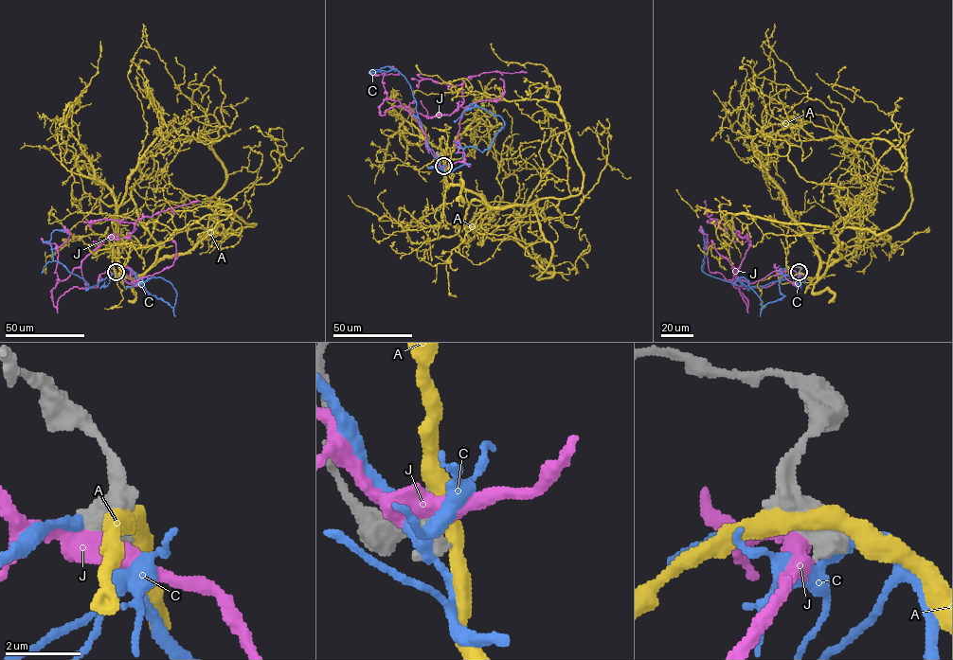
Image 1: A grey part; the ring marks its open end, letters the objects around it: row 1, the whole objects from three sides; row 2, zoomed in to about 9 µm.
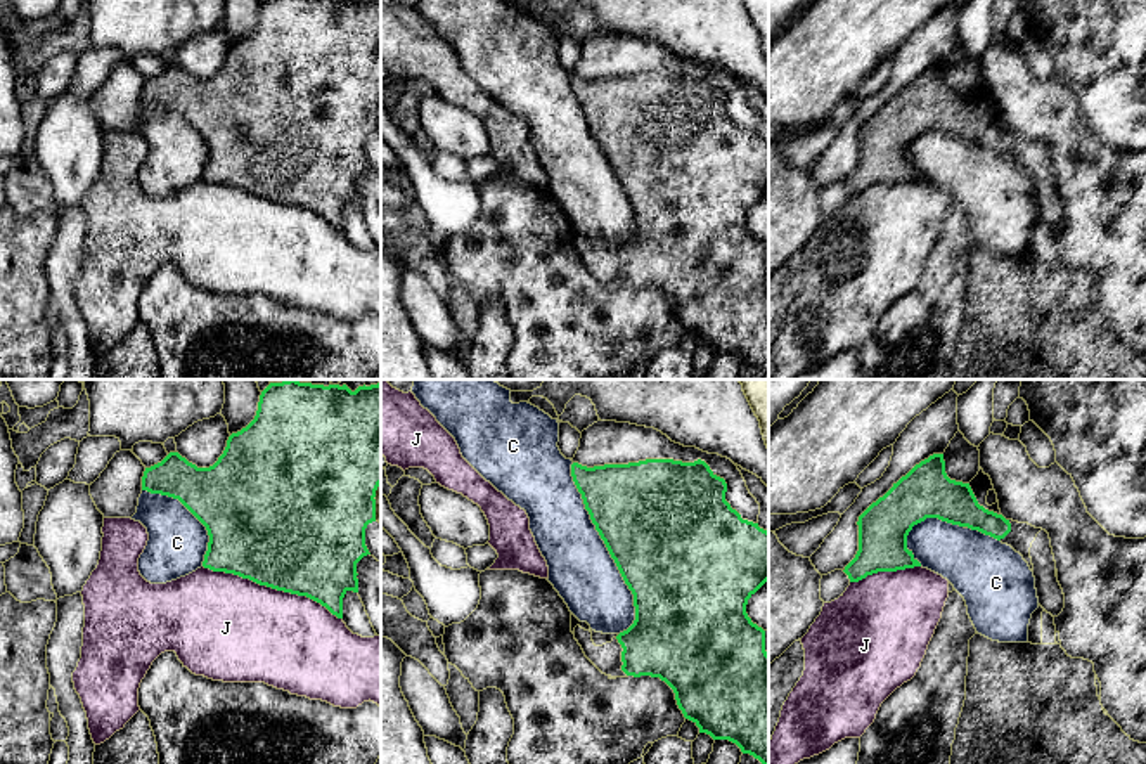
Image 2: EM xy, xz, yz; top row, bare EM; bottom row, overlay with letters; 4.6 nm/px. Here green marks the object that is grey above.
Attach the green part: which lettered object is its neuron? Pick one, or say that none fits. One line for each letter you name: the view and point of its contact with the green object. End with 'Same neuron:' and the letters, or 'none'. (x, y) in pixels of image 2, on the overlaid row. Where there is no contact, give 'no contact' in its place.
Same neuron: none

